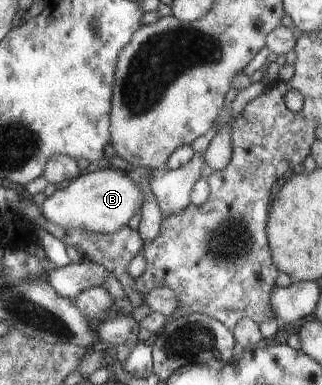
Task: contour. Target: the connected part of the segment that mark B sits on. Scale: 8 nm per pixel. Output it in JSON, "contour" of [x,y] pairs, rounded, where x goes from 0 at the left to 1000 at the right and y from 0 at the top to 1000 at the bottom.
{"contour":[[[339,434],[295,447],[258,444],[208,488],[171,494],[134,525],[134,566],[205,597],[270,597],[301,605],[351,605],[398,584],[407,561],[441,538],[444,499],[407,470],[394,447]]]}

